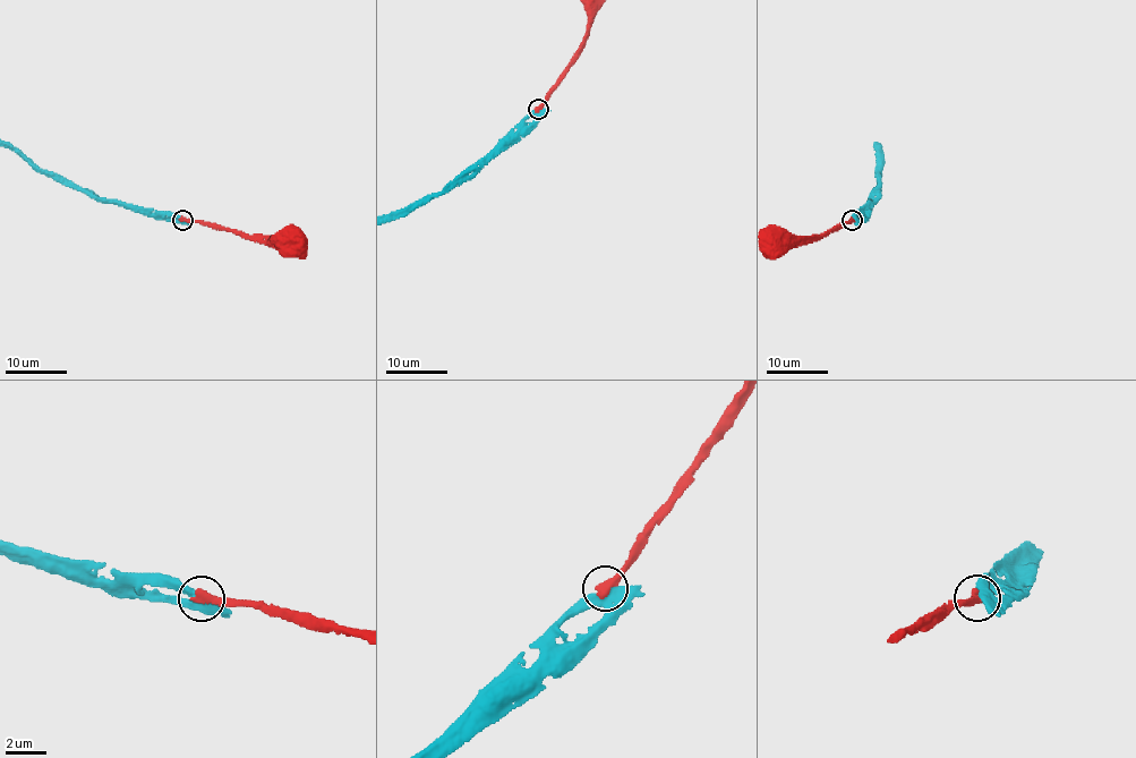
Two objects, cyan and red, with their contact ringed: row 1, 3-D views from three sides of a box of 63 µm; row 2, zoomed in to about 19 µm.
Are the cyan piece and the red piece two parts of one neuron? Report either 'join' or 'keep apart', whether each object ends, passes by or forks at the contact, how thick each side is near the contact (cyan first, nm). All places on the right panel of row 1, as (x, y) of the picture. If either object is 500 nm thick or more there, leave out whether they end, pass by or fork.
keep apart; cyan passes by; red ends; calibres 400 and 400 nm

